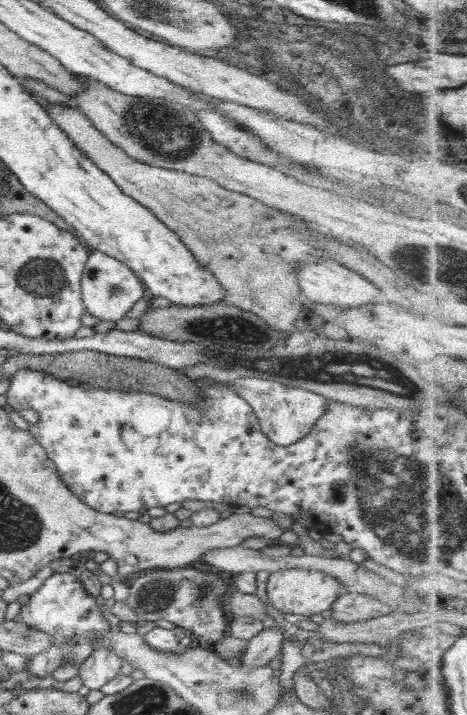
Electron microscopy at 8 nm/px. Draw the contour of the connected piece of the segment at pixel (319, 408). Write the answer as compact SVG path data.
M253 376L235 379L232 384L228 384L228 387L246 400L252 407L264 434L274 444L280 446L289 446L306 436L326 412L328 402L330 402L329 398L311 390L291 387L280 384L278 381L254 378Z

